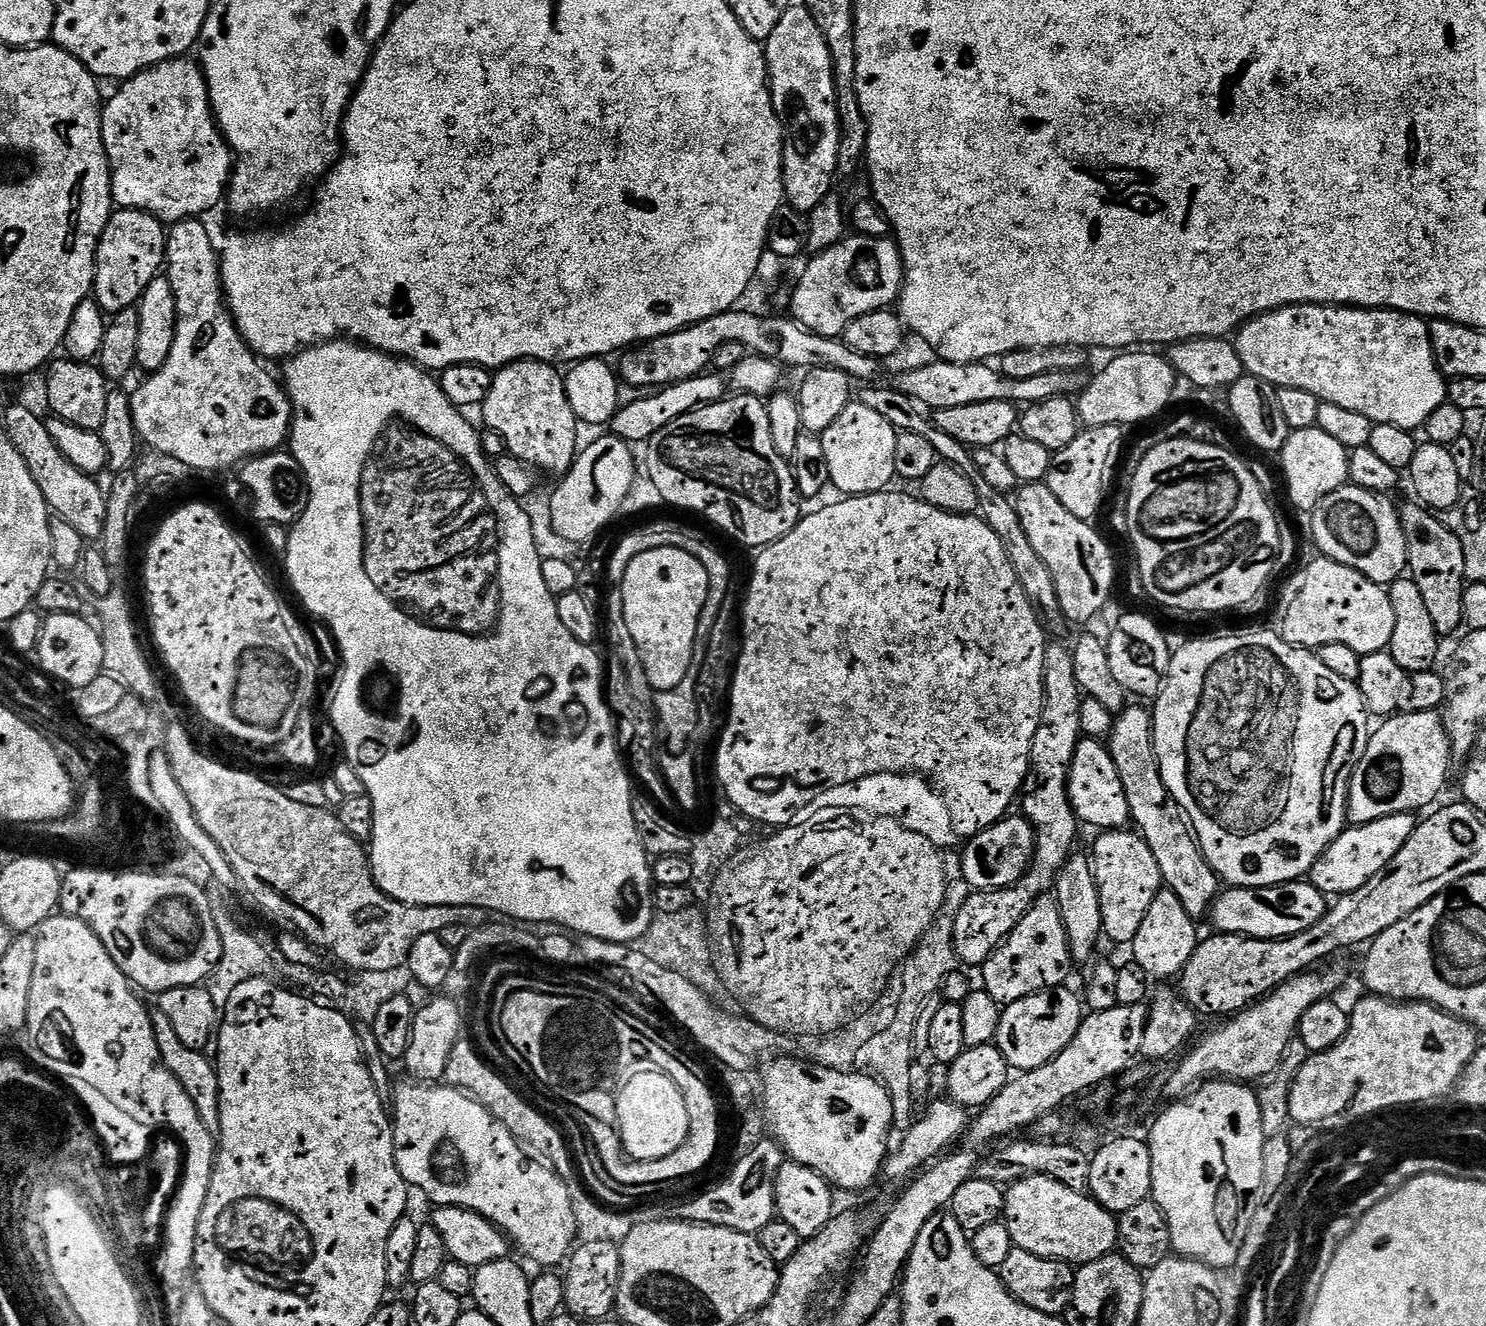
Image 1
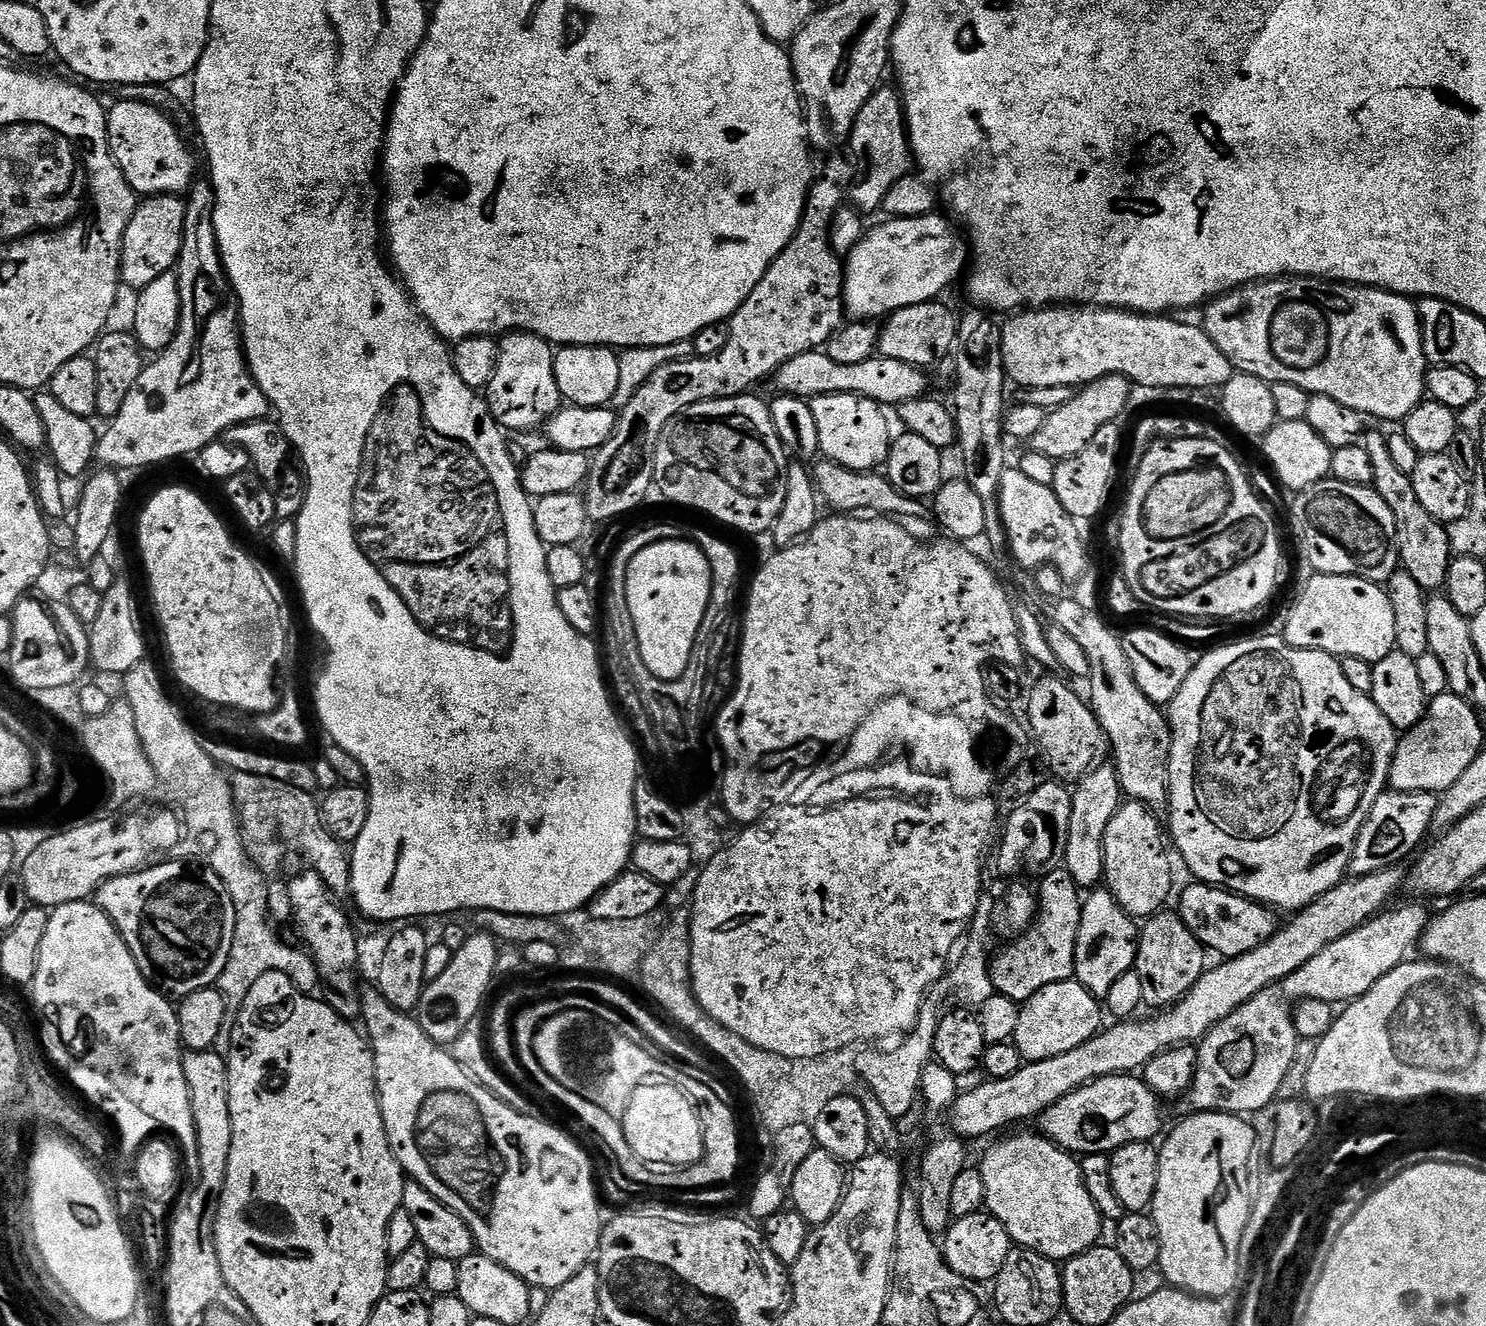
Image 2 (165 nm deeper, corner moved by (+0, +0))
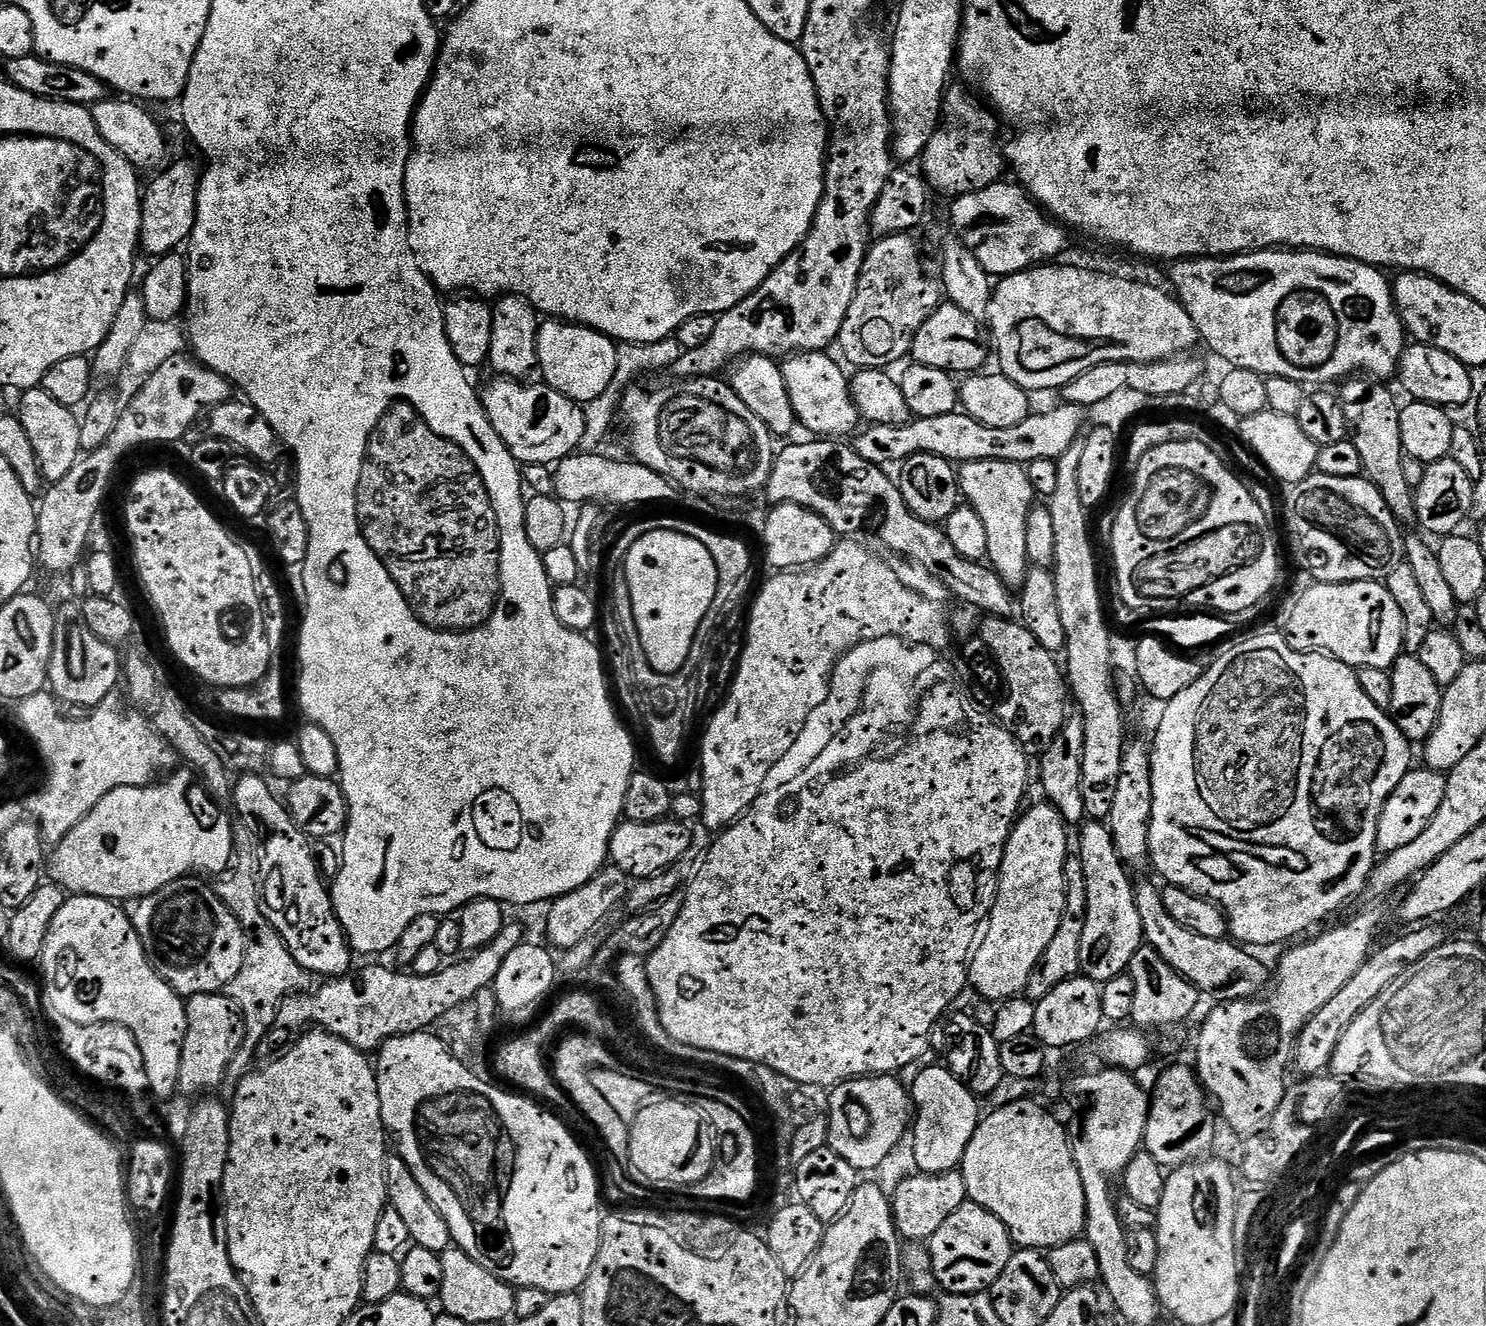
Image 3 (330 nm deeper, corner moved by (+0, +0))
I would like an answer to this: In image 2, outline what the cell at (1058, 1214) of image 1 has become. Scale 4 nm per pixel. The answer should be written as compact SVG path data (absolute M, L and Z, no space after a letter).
M1024 1132L1021 1136L1005 1135L1005 1140L997 1148L990 1149L984 1161L979 1161L982 1182L986 1186L984 1202L991 1216L1002 1222L1013 1245L1034 1250L1047 1260L1063 1262L1101 1243L1102 1217L1094 1206L1094 1198L1090 1198L1090 1190L1086 1190L1080 1160L1048 1137L1032 1132Z

